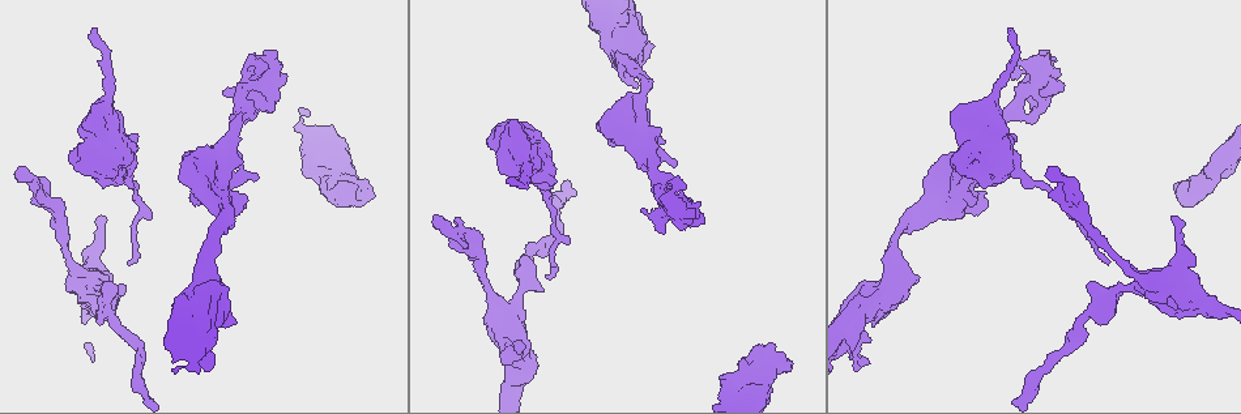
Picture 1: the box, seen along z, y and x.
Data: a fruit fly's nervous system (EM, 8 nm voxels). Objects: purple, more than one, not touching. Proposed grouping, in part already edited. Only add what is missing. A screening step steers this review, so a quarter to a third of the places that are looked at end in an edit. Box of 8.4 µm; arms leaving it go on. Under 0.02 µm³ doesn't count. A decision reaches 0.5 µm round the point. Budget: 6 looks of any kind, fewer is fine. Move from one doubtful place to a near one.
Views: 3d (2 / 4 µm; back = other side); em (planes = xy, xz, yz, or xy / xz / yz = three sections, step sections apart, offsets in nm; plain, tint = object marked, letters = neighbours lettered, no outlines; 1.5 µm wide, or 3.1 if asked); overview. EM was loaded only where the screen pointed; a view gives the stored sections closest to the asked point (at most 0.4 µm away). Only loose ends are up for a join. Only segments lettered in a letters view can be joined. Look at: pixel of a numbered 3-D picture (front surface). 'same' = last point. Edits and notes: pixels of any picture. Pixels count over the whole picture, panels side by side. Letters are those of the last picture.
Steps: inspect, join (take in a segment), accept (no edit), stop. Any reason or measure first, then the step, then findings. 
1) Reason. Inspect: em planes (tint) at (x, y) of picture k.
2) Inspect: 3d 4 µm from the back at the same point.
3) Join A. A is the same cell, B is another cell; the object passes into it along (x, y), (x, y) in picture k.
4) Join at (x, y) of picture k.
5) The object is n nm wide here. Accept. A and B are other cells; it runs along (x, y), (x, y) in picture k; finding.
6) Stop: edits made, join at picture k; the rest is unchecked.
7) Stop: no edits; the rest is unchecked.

Free end. Inspect: 3d 2 µm at (242, 208) of picture 1.

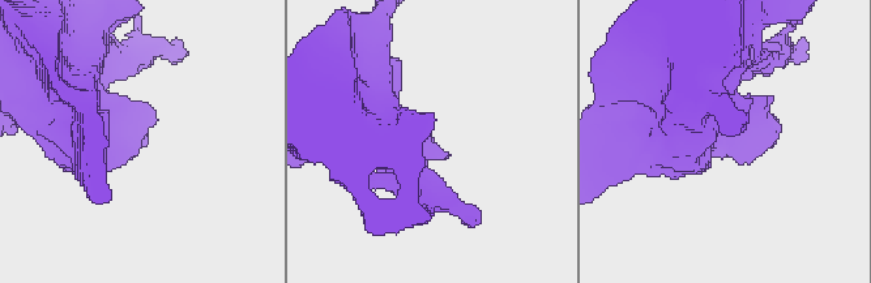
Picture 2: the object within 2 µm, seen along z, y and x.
Need the tissue. Inspect: em xz step 4 (letters) at (137, 145) of picture 2.

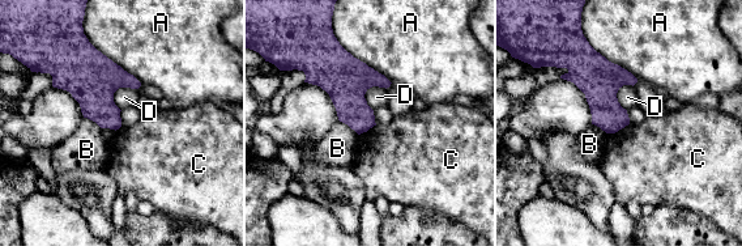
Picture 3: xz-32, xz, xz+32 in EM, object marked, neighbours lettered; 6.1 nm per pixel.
The longest contact is with A, 650 nm. Accept. A, B, C and D are other cells; a border runs along (136, 88), (119, 88), (114, 104) in picture 3; no lettered segment goes on from it.

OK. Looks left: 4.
An open end. Inspect: em planes (letters) at (1011, 29) of picture 1.

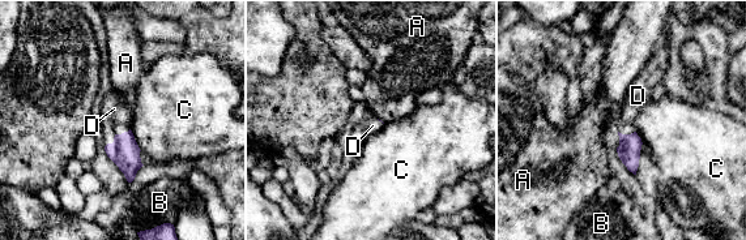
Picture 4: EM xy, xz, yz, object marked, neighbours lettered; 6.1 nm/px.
Join D. D is the same cell, A, B and C are other cells; the object passes into it along (630, 145), (626, 134), (636, 97) in picture 4; the neuron continues.

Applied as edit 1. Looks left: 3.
Inspect: overview.

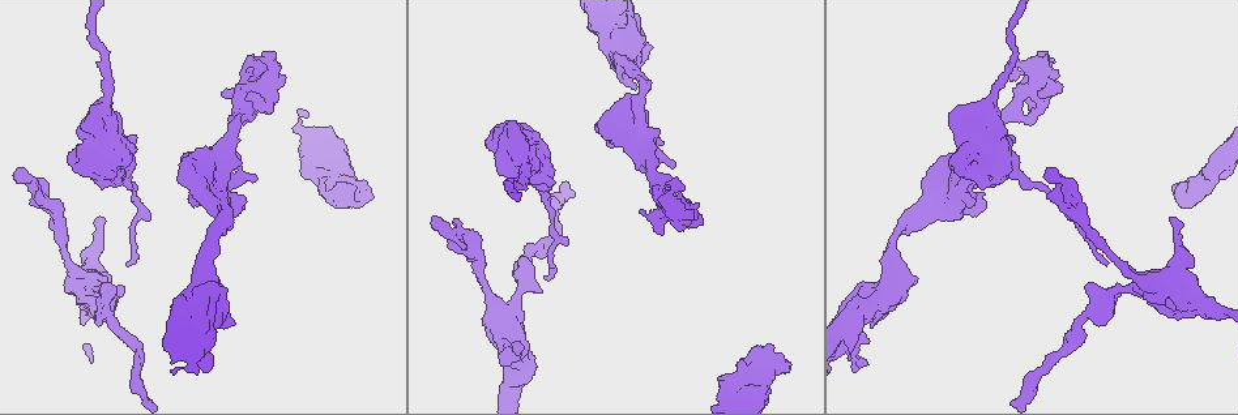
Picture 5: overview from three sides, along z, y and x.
An open end. Inspect: em planes (letters) at (97, 220) of picture 5.

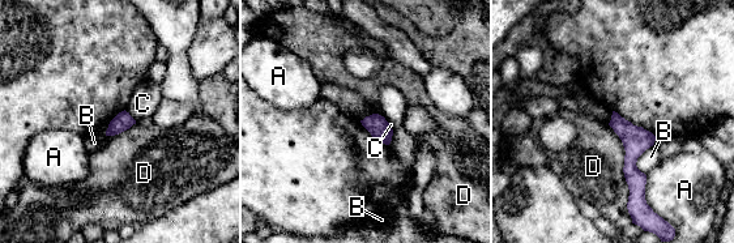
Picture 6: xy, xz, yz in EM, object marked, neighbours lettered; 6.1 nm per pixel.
The longest contact is with D, 550 nm. Accept. A, B, C and D are other cells; a border runs along (607, 124), (624, 150), (628, 212) in picture 6; no lettered segment goes on from it.

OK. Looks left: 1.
Stop: edits made, join at picture 4; the rest is unchecked.

